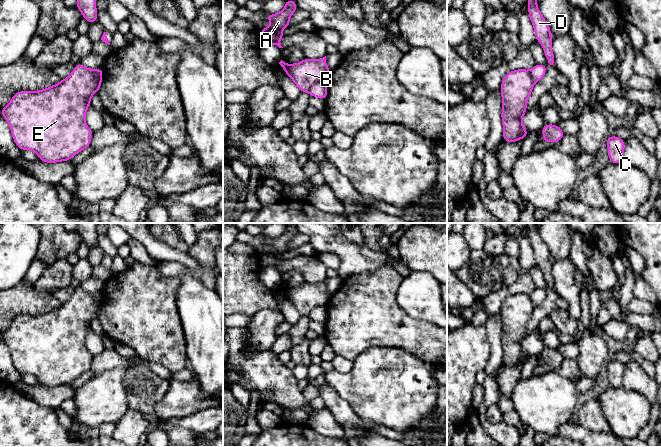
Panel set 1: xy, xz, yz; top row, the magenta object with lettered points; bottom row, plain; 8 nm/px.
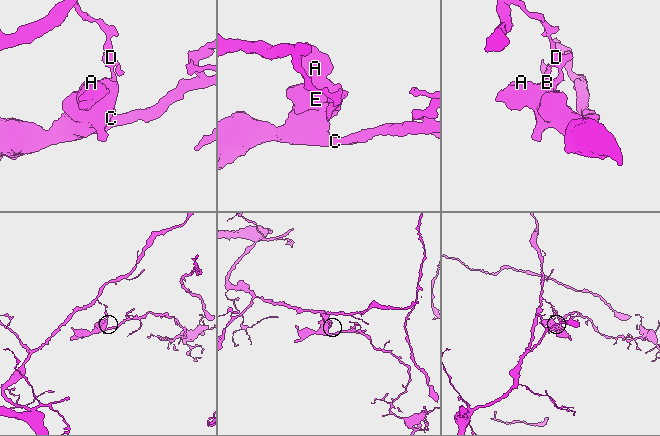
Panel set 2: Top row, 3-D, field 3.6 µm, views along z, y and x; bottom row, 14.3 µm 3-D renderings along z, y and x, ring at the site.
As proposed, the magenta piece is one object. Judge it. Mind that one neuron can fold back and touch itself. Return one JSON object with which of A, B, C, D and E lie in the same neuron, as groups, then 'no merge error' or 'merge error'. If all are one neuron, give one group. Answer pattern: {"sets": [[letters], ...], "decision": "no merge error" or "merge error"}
{"sets": [["A", "B", "C", "E"], ["D"]], "decision": "merge error"}

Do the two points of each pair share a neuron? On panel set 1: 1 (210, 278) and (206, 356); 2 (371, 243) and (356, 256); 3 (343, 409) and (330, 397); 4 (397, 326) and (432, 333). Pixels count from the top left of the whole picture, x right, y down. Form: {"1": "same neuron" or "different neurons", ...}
{"1": "different neurons", "2": "different neurons", "3": "same neuron", "4": "same neuron"}

